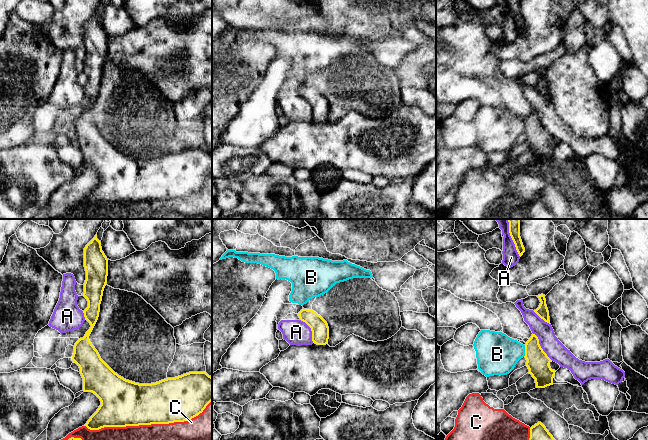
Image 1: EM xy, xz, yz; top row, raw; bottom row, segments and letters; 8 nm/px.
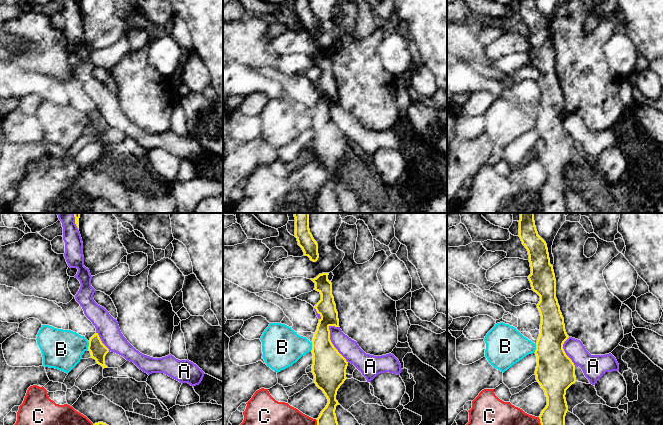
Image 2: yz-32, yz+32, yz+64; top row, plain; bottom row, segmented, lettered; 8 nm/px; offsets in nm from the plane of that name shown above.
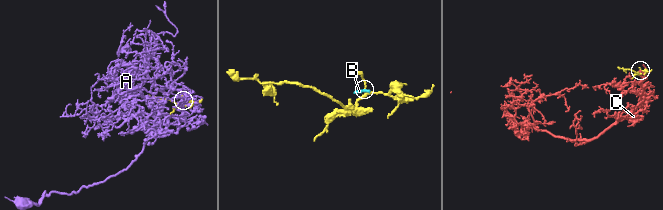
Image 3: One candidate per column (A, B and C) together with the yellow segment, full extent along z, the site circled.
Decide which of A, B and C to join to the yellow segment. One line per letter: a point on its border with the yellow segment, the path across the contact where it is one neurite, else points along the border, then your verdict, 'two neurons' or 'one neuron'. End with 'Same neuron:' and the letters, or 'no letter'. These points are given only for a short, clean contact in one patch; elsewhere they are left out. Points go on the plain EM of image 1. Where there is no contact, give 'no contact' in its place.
A: yz (512, 15) | two neurons
B: yz (525, 127) | two neurons
C: xy (148, 200) | two neurons
Same neuron: no letter

